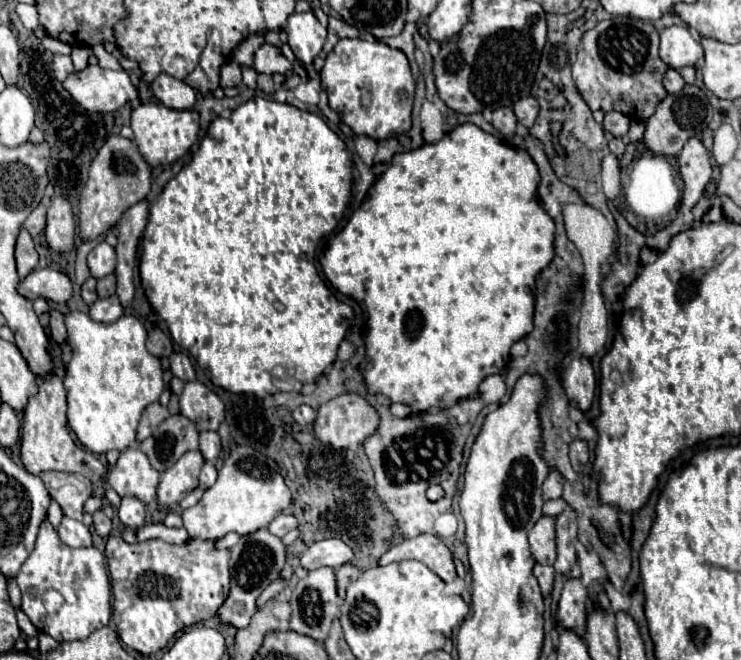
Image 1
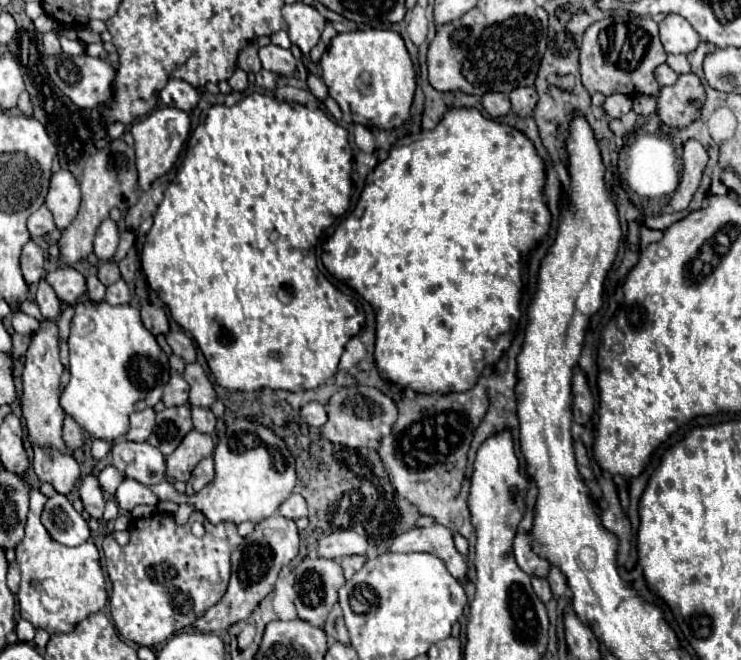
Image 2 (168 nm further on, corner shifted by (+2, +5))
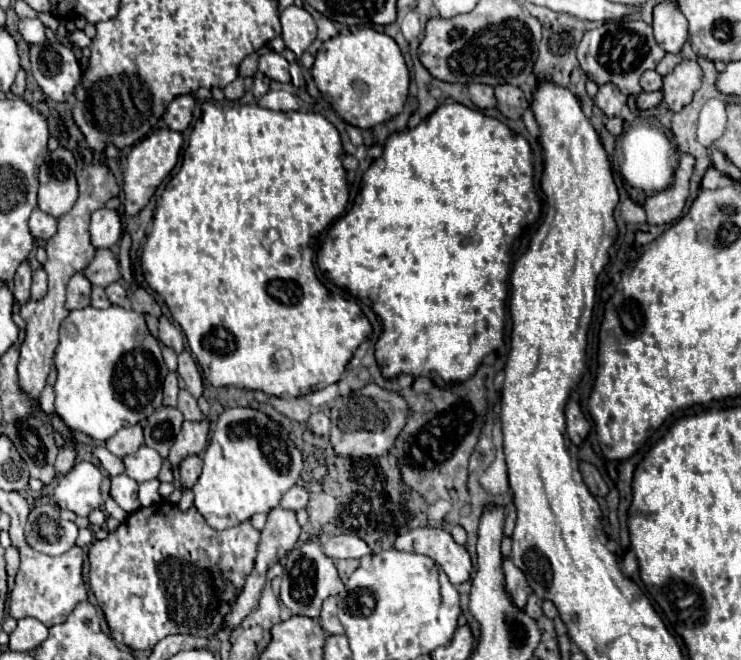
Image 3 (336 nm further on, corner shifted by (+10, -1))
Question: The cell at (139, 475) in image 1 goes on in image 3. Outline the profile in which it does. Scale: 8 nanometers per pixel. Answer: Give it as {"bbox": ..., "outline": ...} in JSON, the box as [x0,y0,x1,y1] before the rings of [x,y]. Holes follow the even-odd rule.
{"bbox":[123,446,163,482],"outline":[[[141,446],[135,454],[129,454],[123,458],[125,462],[125,474],[131,476],[137,482],[153,480],[159,474],[163,458],[149,446]]]}

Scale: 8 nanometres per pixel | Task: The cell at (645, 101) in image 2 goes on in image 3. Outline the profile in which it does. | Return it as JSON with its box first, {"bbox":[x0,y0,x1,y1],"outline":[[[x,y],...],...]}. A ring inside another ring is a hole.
{"bbox":[637,90,663,110],"outline":[[[657,90],[657,92],[641,92],[637,96],[637,108],[641,108],[641,110],[655,108],[661,100],[663,100],[663,92],[661,90]]]}

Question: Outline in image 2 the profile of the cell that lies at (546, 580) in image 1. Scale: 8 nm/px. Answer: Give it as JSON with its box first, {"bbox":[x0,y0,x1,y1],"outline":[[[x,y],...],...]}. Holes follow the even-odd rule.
{"bbox":[531,576,551,604],"outline":[[[533,576],[531,578],[531,584],[533,584],[533,590],[535,590],[535,594],[547,604],[549,600],[551,600],[551,588],[549,588],[549,582],[547,582],[547,578],[537,578],[537,576]]]}

